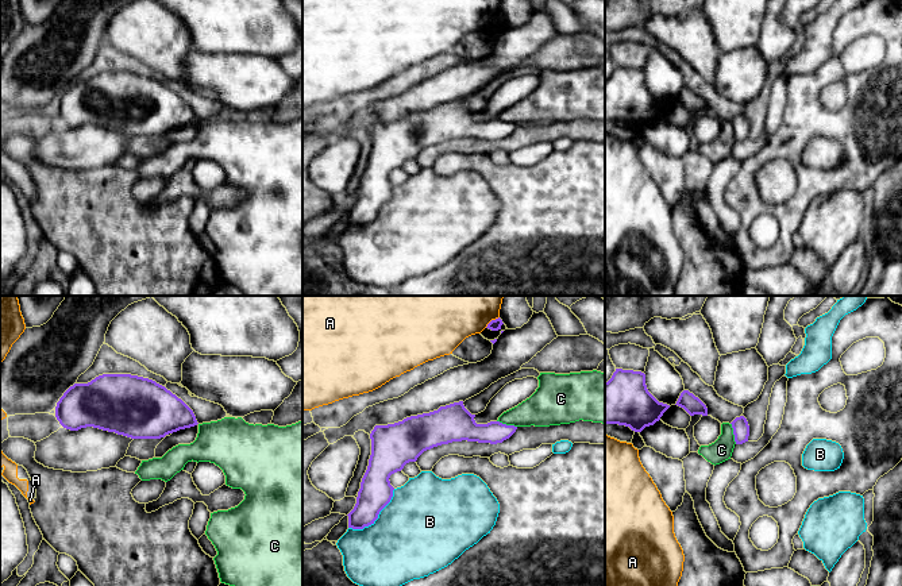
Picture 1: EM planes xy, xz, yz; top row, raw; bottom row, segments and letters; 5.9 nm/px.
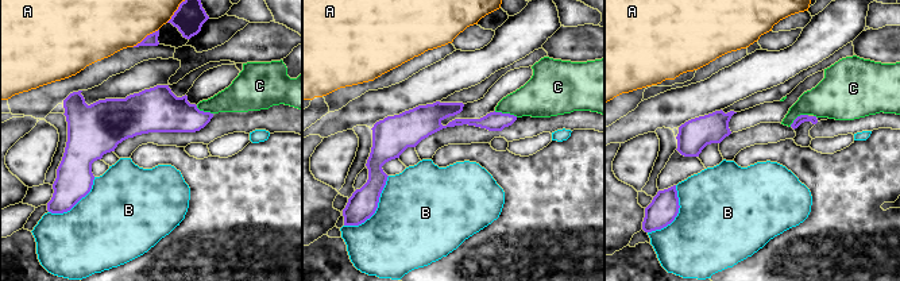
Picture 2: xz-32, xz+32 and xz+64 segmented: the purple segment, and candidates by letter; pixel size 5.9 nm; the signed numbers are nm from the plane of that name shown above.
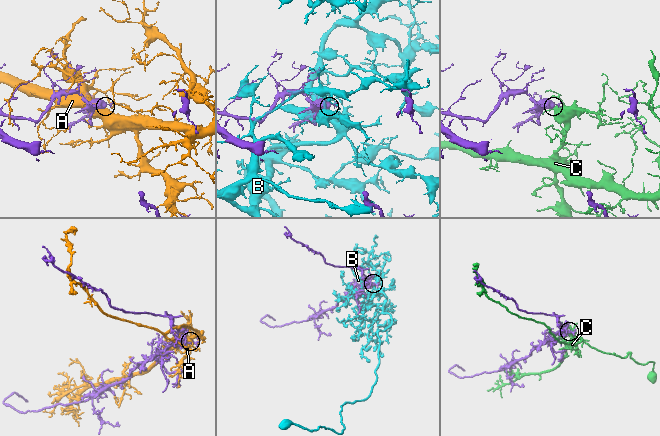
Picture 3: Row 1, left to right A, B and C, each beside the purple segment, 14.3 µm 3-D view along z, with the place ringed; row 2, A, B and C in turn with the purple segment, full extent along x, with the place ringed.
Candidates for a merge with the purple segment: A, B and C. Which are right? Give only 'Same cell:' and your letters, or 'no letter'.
Same cell: no letter

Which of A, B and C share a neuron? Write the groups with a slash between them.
A / B / C

